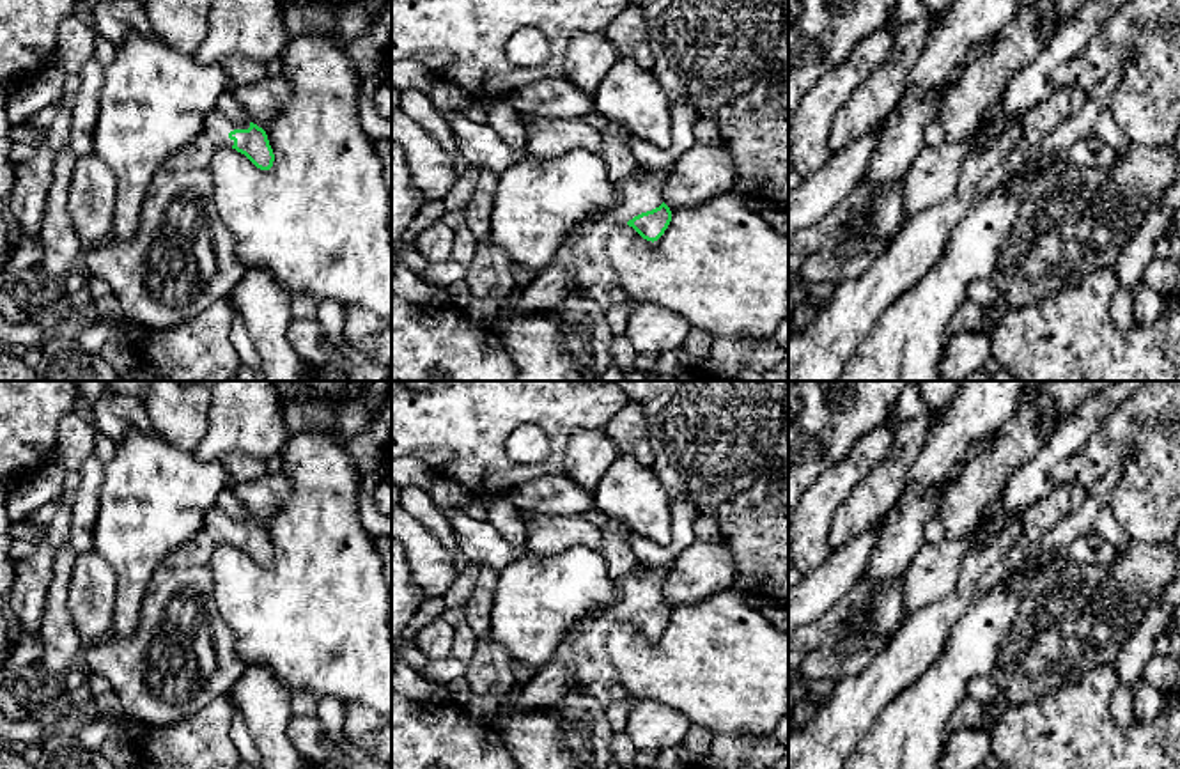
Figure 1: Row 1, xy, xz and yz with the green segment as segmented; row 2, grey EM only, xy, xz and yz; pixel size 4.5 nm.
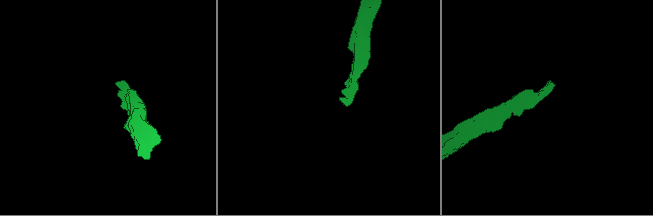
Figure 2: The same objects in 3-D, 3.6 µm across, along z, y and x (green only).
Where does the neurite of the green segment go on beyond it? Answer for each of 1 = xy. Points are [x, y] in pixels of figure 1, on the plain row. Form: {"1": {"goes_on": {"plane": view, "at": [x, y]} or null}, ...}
{"1": {"goes_on": {"plane": "xy", "at": [199, 550]}}}

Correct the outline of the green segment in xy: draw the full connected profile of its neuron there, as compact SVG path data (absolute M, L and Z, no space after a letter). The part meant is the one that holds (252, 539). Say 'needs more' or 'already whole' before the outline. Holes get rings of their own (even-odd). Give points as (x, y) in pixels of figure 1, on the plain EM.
needs more; M213 505L206 514L204 528L193 539L174 549L165 558L163 567L186 569L209 565L218 542L236 546L260 567L273 563L275 551L262 524L253 519L236 521L218 505Z

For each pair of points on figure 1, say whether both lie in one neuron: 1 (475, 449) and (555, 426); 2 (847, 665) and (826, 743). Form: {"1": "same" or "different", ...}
{"1": "same", "2": "different"}

